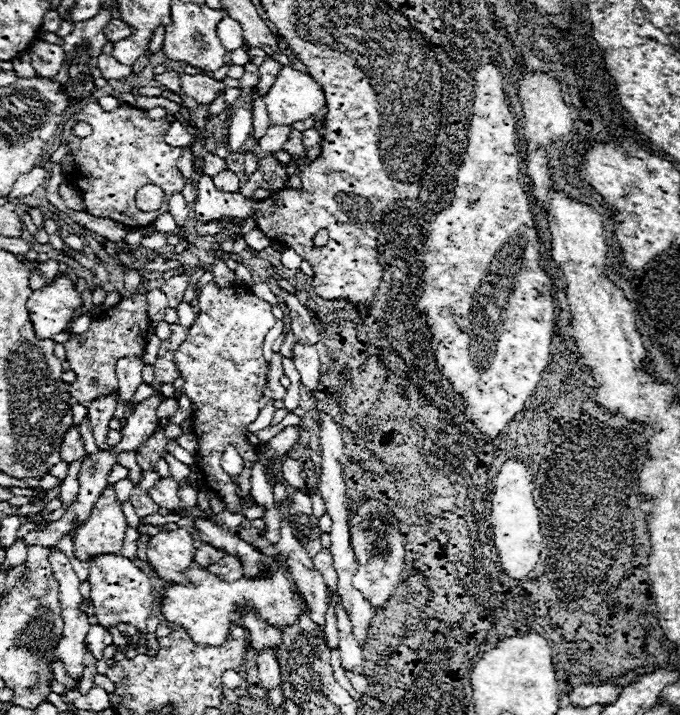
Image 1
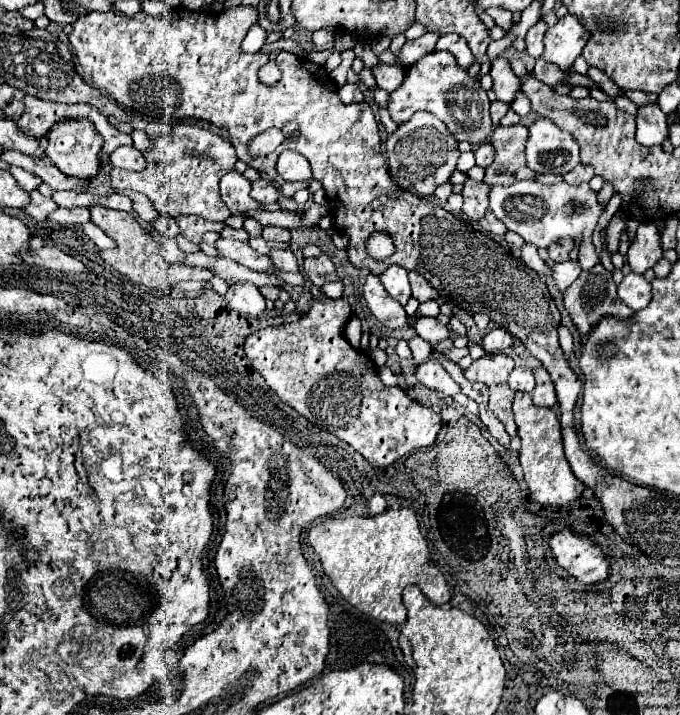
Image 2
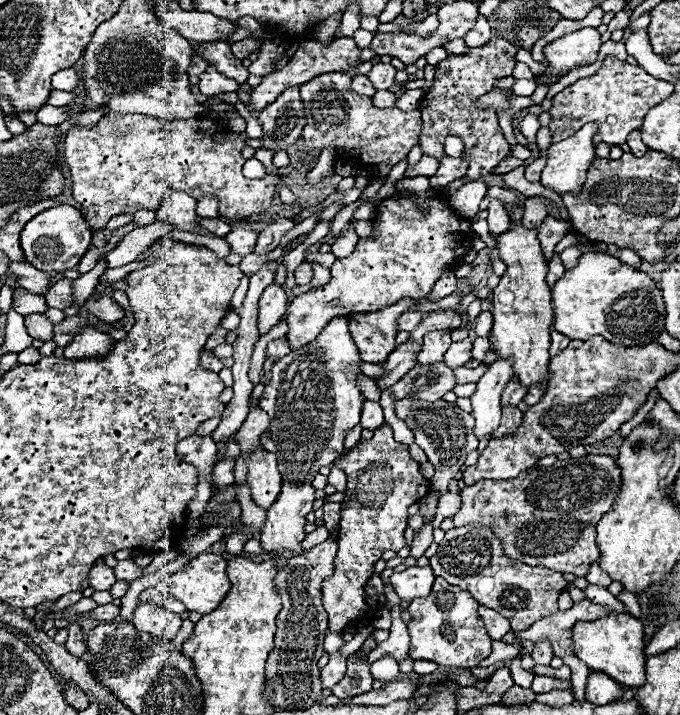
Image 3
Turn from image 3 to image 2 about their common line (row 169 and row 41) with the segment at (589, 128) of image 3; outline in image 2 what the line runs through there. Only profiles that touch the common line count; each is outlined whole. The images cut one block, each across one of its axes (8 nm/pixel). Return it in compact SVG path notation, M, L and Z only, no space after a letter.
M564 16L552 28L546 30L542 58L562 70L568 70L572 68L576 56L580 56L586 42L588 28L582 26L580 20L574 20L574 16Z

